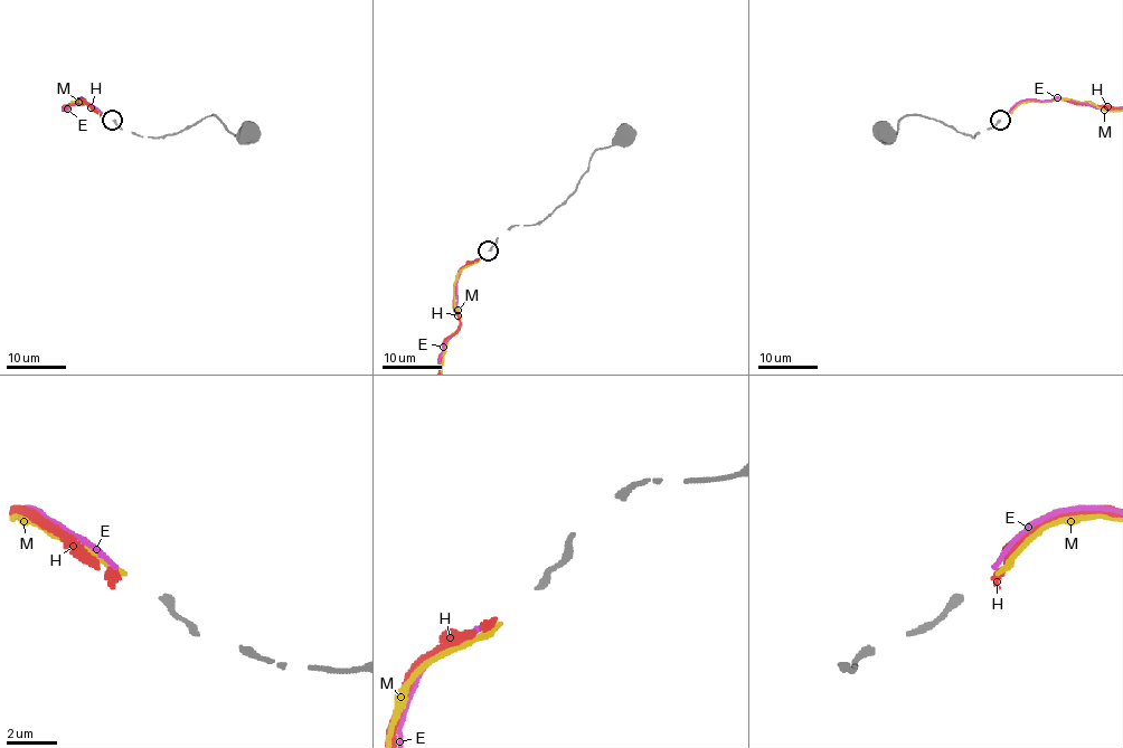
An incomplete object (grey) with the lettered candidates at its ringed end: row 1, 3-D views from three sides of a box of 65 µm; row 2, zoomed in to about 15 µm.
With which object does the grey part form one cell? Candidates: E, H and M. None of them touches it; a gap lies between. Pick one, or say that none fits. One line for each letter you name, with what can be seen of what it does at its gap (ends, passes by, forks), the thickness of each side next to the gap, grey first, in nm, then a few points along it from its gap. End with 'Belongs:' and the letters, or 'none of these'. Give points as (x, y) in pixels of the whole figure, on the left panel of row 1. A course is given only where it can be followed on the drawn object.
M: It ends there. Thickness 320 nm (grey) against 220 nm
Belongs: M

